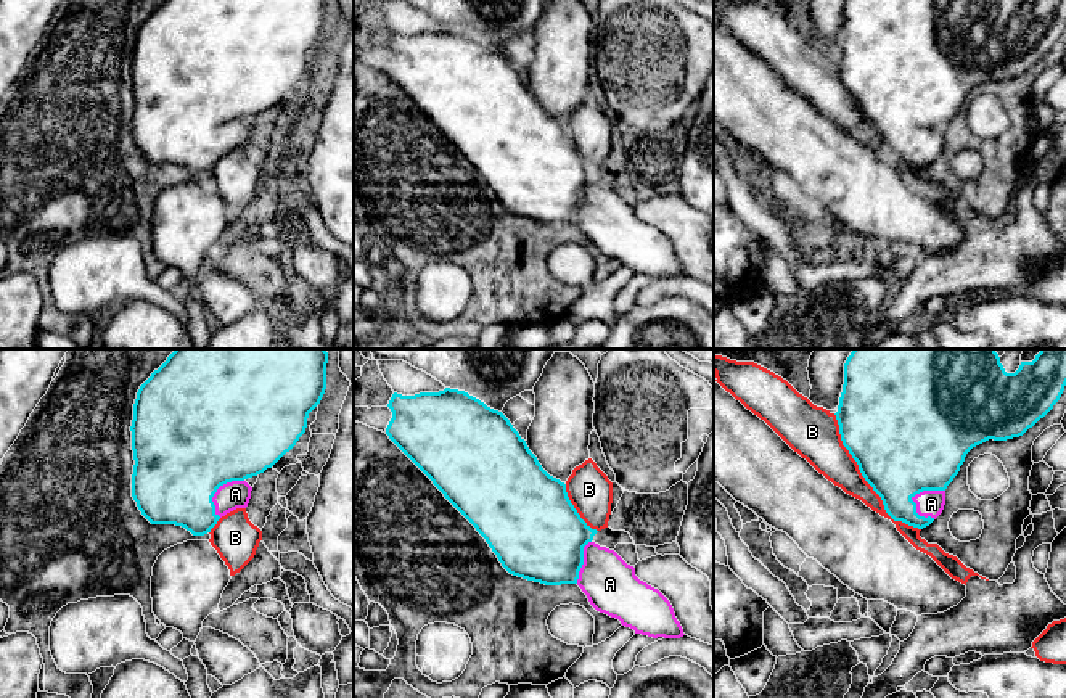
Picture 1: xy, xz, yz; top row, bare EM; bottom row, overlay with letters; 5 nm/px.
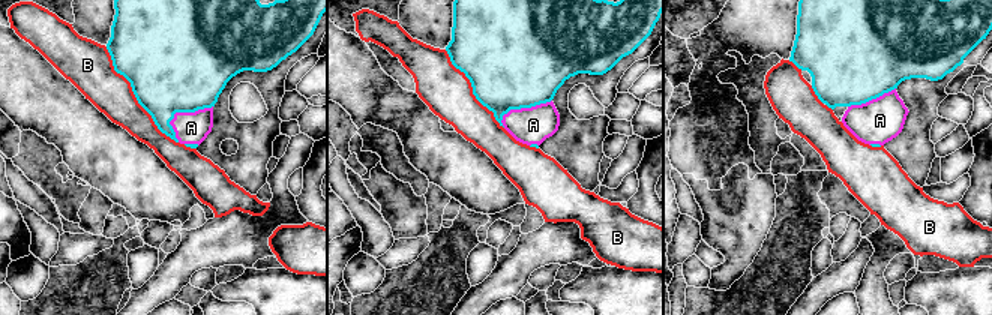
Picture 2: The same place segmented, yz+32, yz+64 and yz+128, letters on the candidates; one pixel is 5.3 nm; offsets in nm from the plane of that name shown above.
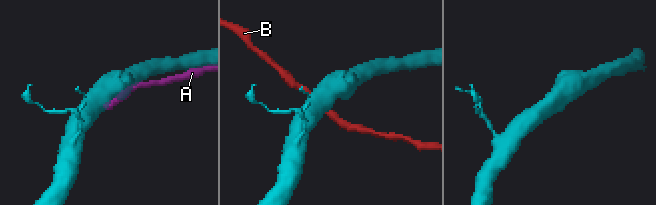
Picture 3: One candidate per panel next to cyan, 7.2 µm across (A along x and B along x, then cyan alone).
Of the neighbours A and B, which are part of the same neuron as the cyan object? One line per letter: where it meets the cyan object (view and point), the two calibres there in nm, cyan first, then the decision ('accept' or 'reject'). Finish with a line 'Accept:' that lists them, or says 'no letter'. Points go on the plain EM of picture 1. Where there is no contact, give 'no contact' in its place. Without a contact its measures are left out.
A: yz (922, 131) | 500/130 nm | accept
B: yz (865, 119) | 480/190 nm | reject
Accept: A

